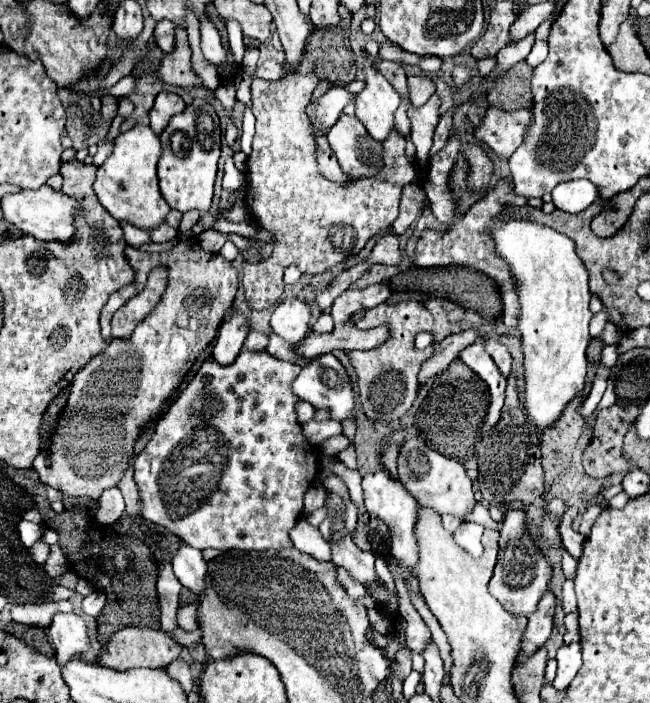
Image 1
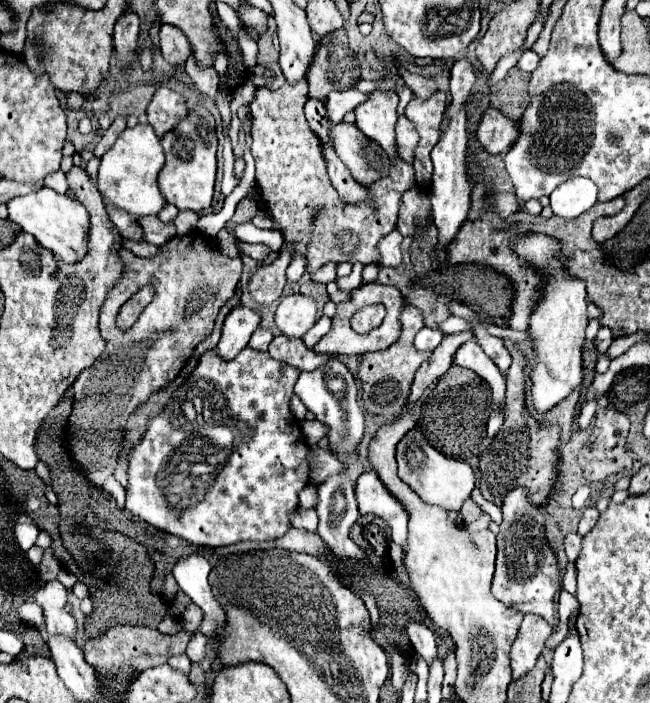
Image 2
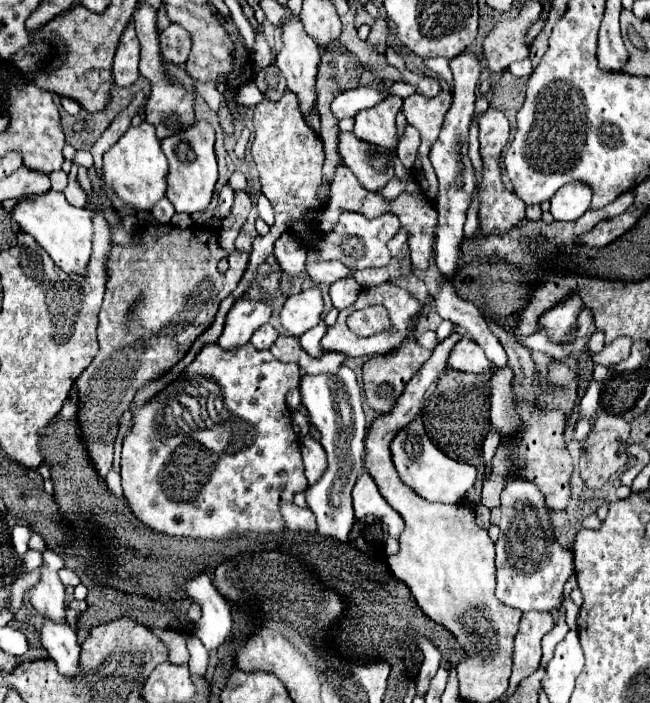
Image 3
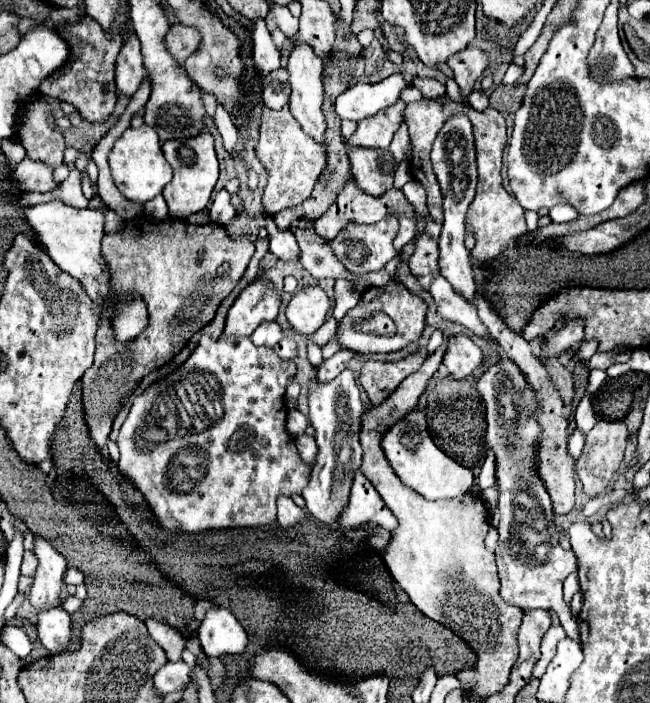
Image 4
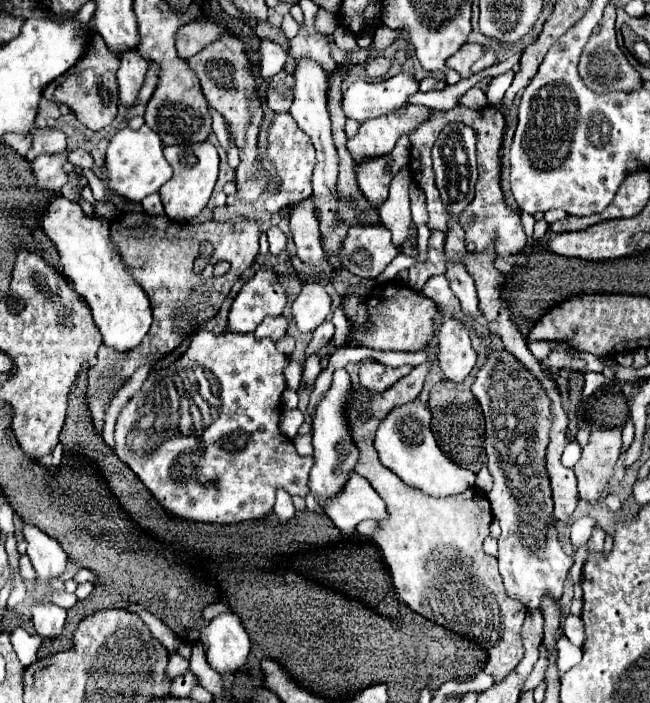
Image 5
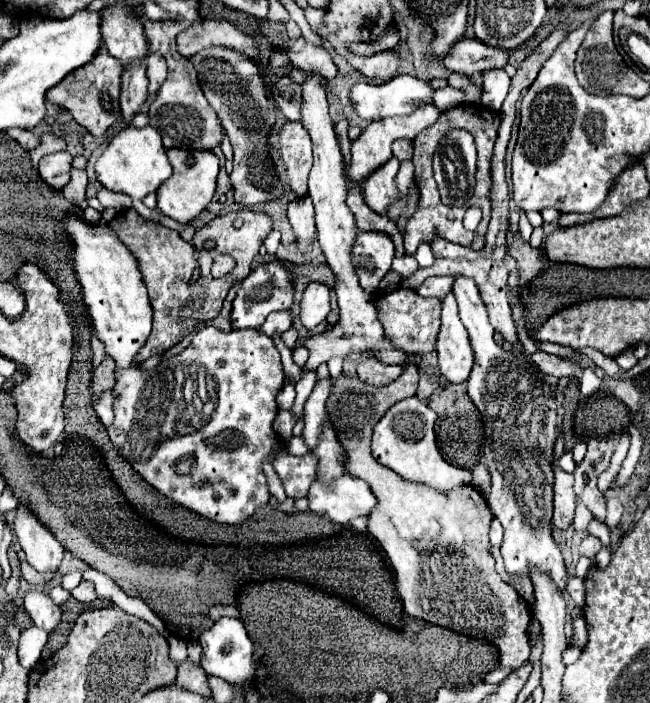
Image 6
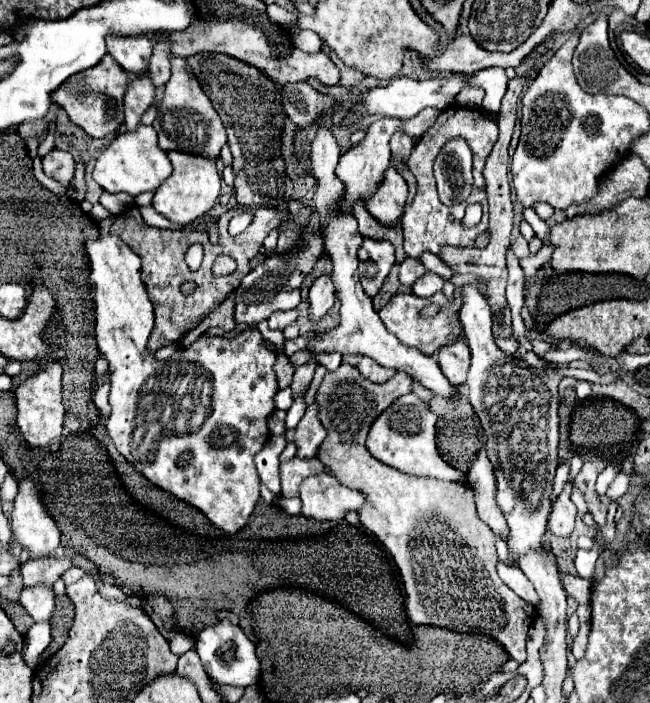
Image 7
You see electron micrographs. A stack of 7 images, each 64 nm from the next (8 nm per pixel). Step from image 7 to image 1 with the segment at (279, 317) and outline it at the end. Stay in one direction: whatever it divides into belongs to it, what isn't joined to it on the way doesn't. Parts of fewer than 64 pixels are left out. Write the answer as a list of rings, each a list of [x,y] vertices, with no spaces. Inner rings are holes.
[[[250,332],[250,336],[244,342],[244,350],[250,350],[250,352],[266,350],[266,346],[268,346],[268,334],[264,332]]]

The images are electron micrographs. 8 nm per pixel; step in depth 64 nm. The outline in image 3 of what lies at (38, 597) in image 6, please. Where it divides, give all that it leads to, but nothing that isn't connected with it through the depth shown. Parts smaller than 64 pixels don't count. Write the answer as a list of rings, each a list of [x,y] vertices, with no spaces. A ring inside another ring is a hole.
[[[44,618],[40,638],[42,638],[42,646],[46,648],[48,656],[52,660],[56,660],[58,670],[64,676],[76,678],[78,676],[80,646],[76,642],[76,634],[70,628],[70,624],[68,622],[54,622],[50,618]]]

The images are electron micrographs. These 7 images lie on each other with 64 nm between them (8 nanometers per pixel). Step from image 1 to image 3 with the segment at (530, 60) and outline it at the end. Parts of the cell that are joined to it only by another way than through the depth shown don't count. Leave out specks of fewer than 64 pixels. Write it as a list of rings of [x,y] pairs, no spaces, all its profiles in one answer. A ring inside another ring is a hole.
[[[526,58],[526,60],[522,60],[522,62],[514,62],[514,64],[510,64],[508,72],[510,72],[510,76],[514,76],[514,78],[530,76],[530,74],[532,74],[532,64],[530,64],[530,60]]]

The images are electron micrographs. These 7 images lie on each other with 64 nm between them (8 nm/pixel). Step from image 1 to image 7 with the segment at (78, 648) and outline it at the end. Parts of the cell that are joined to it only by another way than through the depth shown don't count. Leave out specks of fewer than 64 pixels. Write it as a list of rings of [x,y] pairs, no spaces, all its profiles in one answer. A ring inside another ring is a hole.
[[[32,478],[18,480],[18,494],[10,524],[16,542],[28,548],[34,558],[48,556],[60,548],[60,530],[42,502],[42,492]]]

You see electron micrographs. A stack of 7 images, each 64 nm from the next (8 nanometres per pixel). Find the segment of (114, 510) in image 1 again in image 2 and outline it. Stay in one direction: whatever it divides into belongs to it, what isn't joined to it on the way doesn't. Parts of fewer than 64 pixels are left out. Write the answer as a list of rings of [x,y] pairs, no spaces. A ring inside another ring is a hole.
[[[114,476],[109,477],[102,488],[108,490],[108,494],[112,494],[116,498],[116,502],[118,502],[120,508],[124,508],[124,488],[122,488],[122,484]],[[110,482],[116,482],[116,486],[112,486]]]

